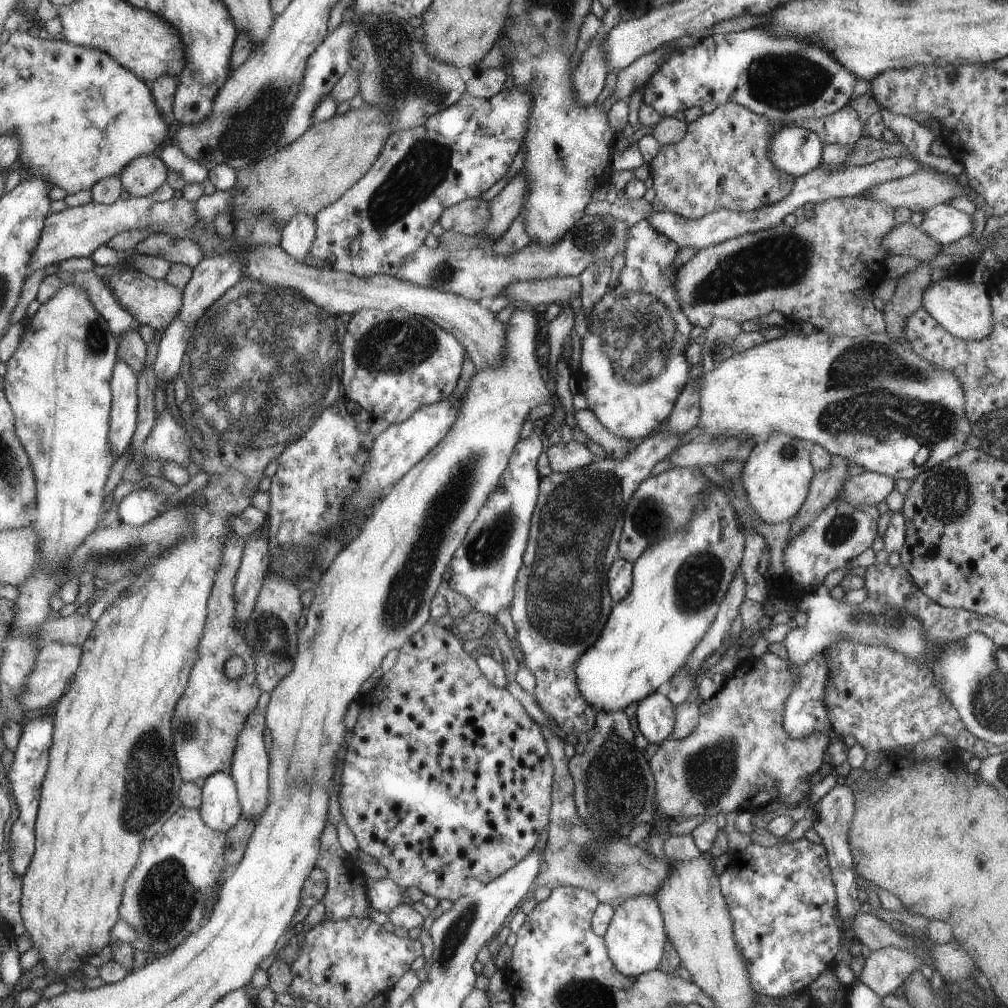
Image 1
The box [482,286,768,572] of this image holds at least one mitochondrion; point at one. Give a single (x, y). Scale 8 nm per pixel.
(651, 517)

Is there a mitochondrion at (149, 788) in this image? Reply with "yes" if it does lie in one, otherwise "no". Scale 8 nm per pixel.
yes

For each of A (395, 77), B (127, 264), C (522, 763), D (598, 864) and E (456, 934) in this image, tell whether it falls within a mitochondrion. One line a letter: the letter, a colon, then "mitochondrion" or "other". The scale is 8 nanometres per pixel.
A: mitochondrion
B: other
C: other
D: mitochondrion
E: mitochondrion

